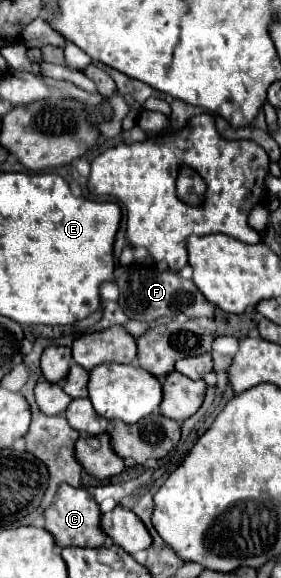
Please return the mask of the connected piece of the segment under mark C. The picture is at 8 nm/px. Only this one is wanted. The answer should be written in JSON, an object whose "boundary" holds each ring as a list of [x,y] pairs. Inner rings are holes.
{"boundary":[[[61,485],[53,503],[45,509],[45,529],[55,537],[59,547],[101,547],[105,533],[101,529],[101,511],[93,495],[83,487]]]}

